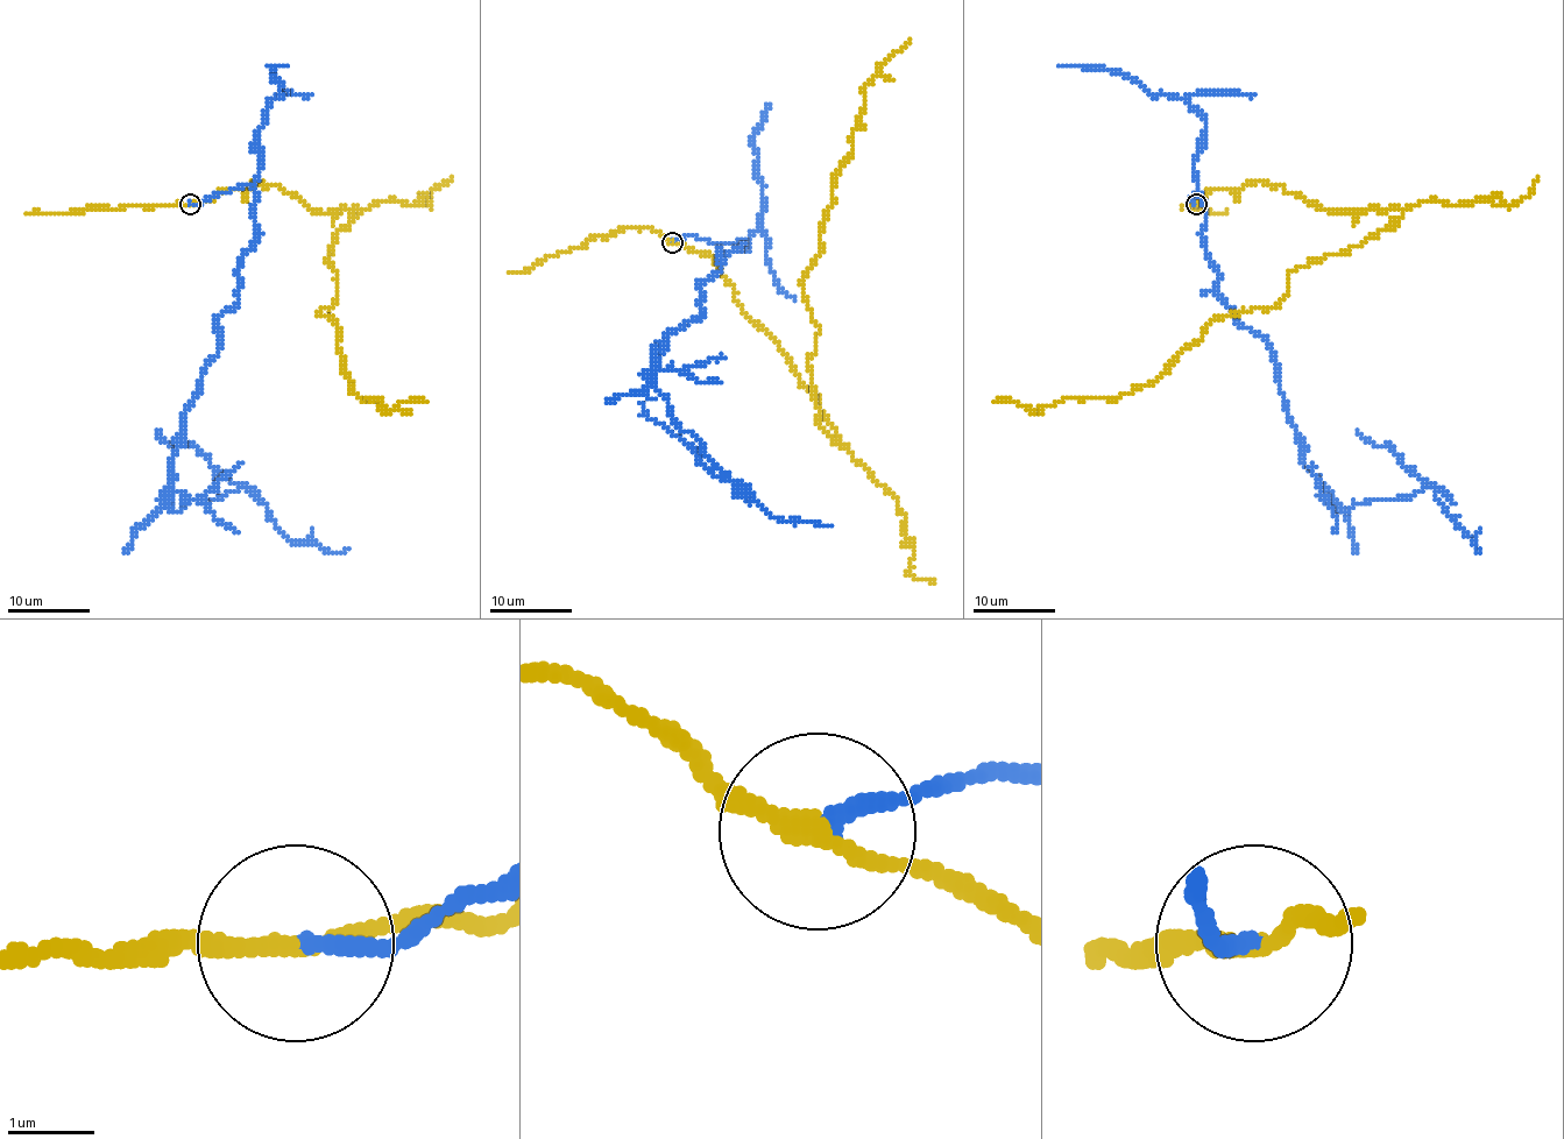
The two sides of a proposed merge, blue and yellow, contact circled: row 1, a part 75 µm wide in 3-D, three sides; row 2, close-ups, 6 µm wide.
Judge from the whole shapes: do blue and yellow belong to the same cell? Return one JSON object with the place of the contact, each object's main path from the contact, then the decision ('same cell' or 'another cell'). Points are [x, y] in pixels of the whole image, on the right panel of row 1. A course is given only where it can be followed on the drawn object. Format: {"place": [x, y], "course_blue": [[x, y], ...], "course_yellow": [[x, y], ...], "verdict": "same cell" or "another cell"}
{"place": [1196, 204], "course_blue": [[1196, 204], [1196, 185], [1215, 292], [1266, 341], [1303, 464], [1338, 507], [1430, 486], [1481, 550]], "course_yellow": [[1196, 204], [1268, 182], [1325, 210], [1401, 212], [1290, 269], [1266, 310], [1217, 317], [1155, 380], [992, 402]], "verdict": "another cell"}

